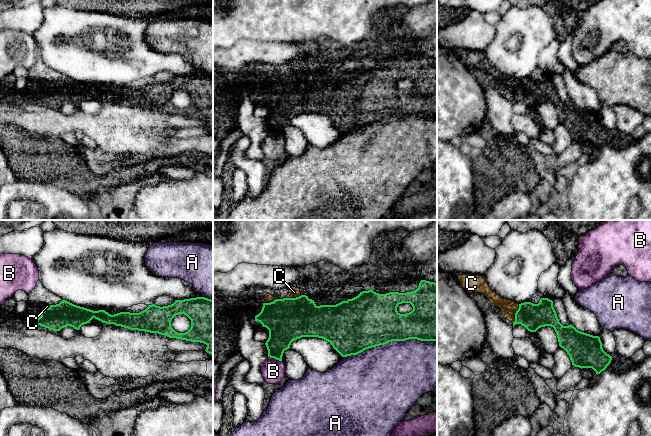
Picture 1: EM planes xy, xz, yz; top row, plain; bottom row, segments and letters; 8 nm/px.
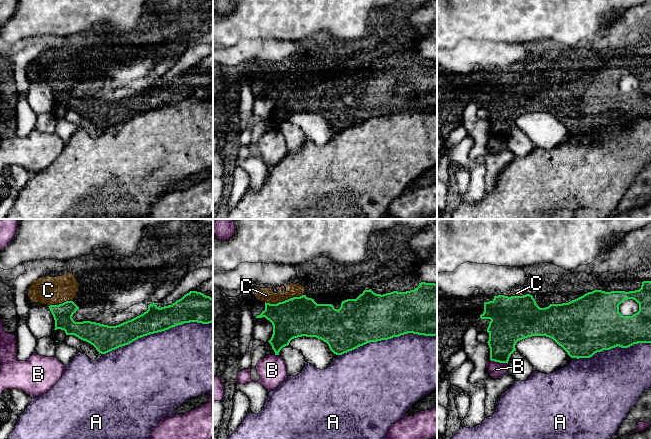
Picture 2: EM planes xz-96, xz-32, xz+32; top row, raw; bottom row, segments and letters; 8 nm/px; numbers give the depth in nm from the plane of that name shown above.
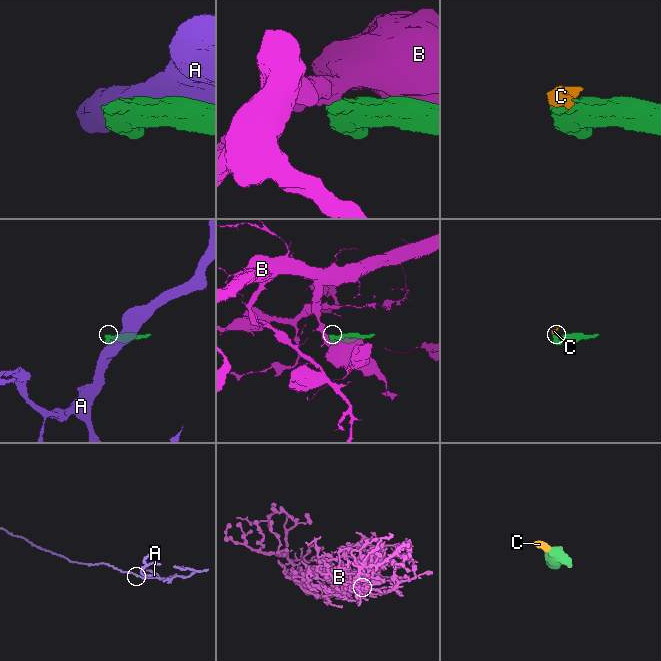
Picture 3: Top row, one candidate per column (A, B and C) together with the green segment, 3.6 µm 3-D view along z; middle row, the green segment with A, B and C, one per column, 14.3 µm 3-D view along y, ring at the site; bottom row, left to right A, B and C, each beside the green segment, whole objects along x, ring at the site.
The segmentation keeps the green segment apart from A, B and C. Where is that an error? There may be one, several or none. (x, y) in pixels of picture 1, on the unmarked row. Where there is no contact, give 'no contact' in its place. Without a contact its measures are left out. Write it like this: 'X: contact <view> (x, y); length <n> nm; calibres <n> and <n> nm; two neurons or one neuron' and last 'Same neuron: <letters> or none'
A: contact xz (389, 117); length 750 nm; calibres 440 and 480 nm; two neurons
B: contact xz (275, 134); length 120 nm; calibres 240 and 190 nm; two neurons
C: contact yz (515, 89); length 160 nm; calibres 200 and 120 nm; one neuron
Same neuron: C

